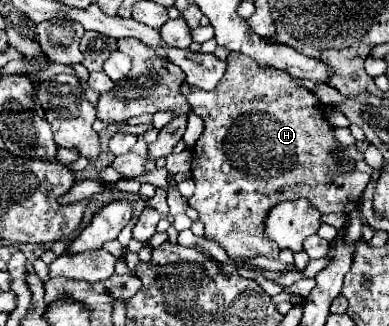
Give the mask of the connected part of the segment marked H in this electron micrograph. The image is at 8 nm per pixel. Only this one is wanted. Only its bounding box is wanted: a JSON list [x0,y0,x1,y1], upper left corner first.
[182,53,372,263]

